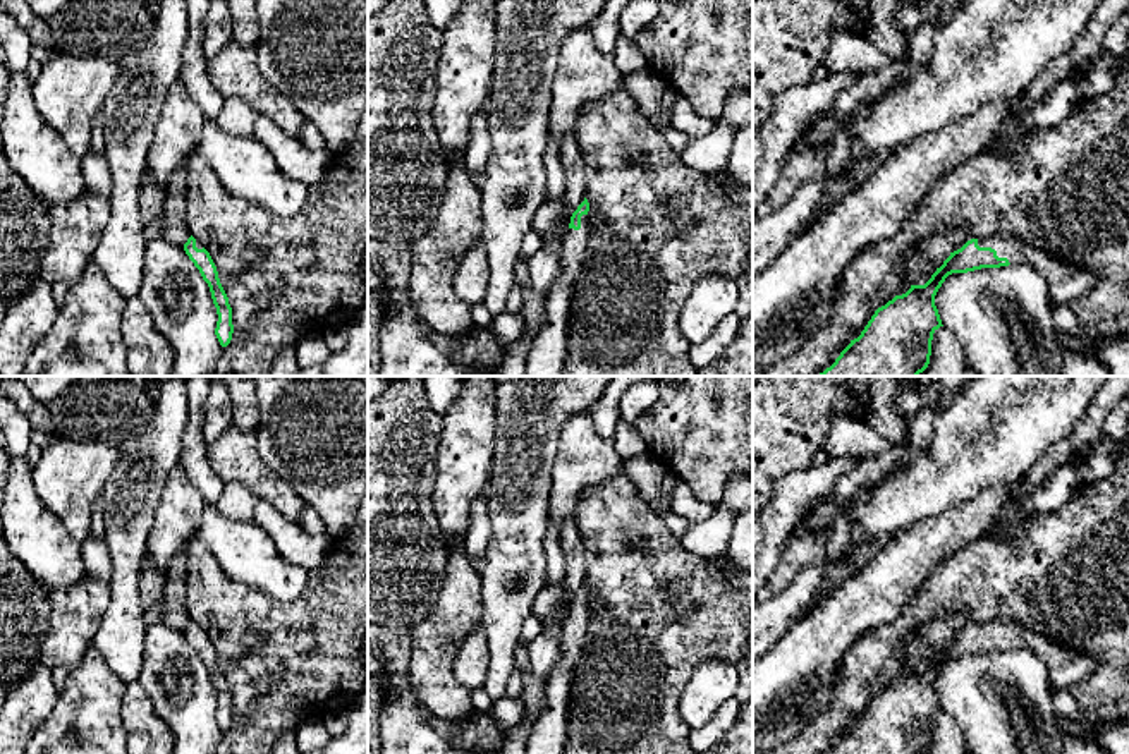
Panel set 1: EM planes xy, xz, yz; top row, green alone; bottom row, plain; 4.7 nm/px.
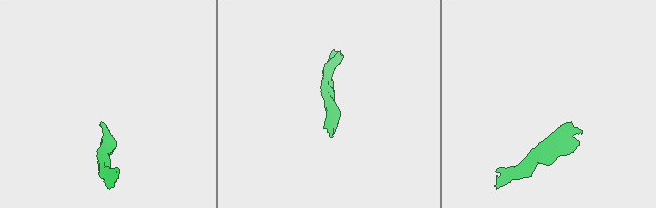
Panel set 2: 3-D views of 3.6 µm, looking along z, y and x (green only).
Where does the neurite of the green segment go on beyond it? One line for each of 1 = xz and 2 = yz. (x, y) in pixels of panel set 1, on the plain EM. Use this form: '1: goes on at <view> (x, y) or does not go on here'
1: goes on at xz (549, 734)
2: goes on at yz (1064, 665)

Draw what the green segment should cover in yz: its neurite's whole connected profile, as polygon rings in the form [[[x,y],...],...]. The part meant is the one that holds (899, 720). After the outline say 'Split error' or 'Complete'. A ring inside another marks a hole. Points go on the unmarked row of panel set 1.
[[[1012,622],[971,623],[950,637],[925,670],[878,692],[861,720],[827,754],[926,754],[933,718],[943,711],[935,680],[952,658],[1029,648],[1047,666],[1048,687],[1071,687],[1089,677],[1100,660]]]. Split error

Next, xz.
[[[584,582],[562,622],[562,656],[552,673],[545,677],[543,711],[529,728],[524,754],[564,754],[574,670],[579,665],[588,630],[588,596],[589,587]]]. Split error

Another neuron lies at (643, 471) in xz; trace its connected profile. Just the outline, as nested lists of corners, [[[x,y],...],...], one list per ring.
[[[643,453],[624,460],[622,474],[634,484],[638,496],[662,515],[668,507],[662,491],[663,465],[651,455]]]

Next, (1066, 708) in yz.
[[[1064,685],[1052,689],[1052,696],[1057,721],[1069,721],[1077,737],[1086,737],[1095,728],[1095,725],[1079,711],[1071,687]]]

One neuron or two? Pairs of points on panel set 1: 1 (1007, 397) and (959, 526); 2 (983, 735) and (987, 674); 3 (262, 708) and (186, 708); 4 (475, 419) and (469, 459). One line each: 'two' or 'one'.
1: two
2: one
3: two
4: one

